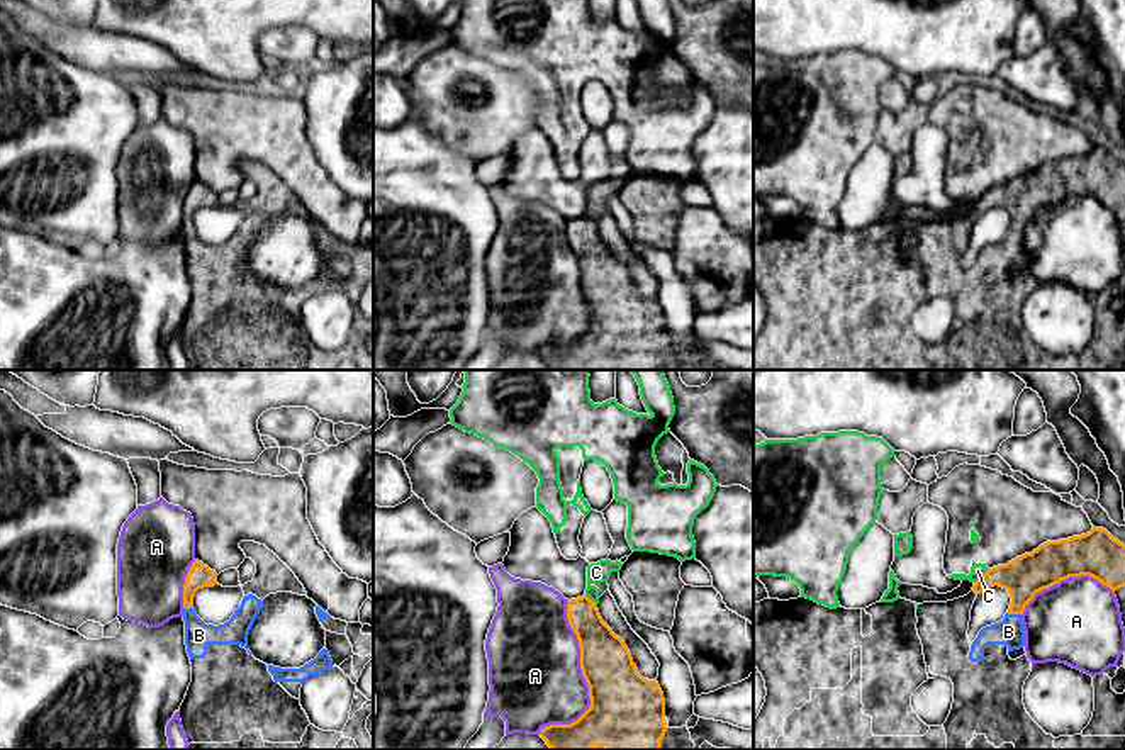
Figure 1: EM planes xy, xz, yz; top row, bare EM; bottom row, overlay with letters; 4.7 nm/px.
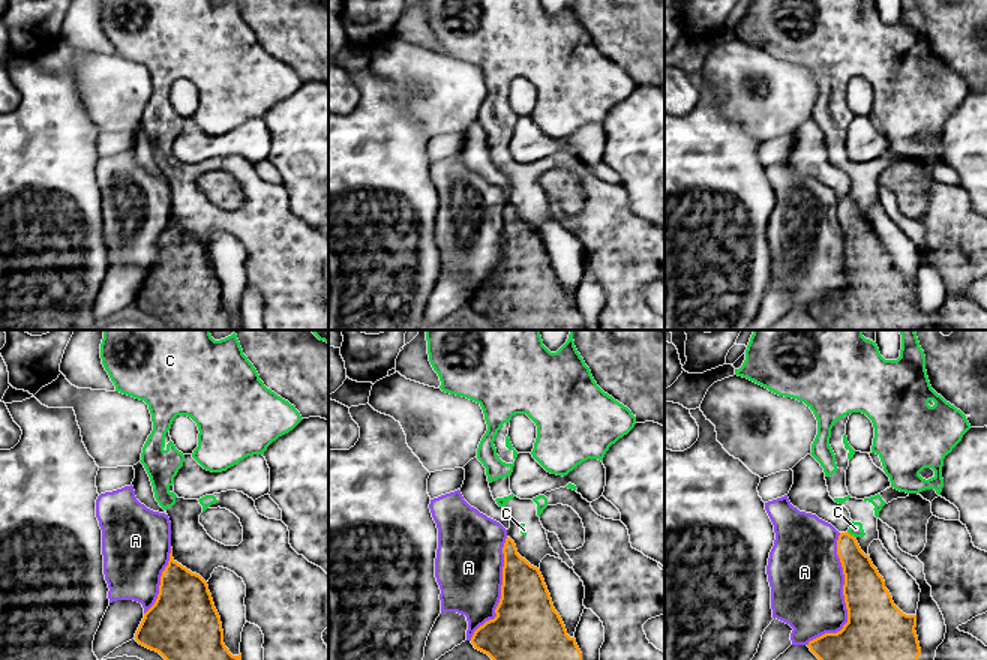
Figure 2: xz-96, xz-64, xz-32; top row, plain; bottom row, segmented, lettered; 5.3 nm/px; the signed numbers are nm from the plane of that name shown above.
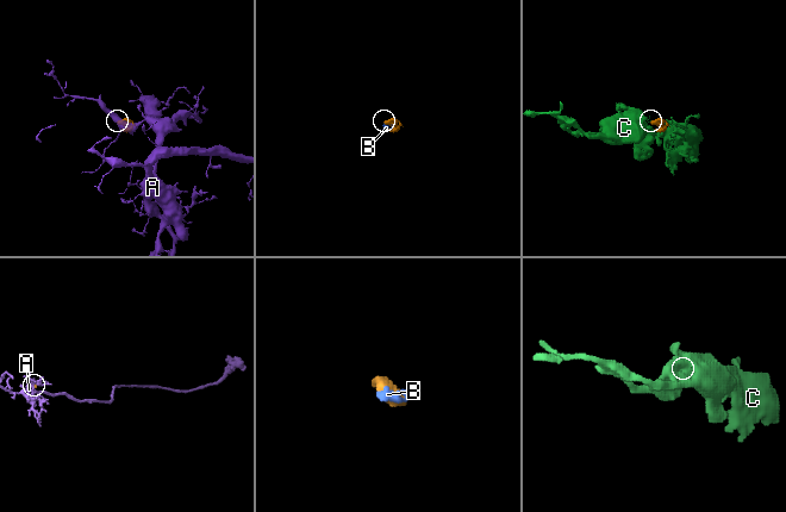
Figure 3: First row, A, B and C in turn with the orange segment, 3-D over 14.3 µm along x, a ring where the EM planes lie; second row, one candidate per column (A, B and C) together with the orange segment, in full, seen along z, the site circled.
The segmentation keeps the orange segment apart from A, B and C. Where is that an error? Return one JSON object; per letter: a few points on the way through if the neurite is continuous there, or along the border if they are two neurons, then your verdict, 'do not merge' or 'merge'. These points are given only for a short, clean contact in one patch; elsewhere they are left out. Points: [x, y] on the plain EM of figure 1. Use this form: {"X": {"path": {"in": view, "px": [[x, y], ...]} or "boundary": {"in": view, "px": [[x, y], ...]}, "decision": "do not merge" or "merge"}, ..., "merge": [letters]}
{"A": {"decision": "do not merge"}, "B": {"decision": "merge"}, "C": {"boundary": {"in": "yz", "px": [[988, 189], [974, 202]]}, "decision": "do not merge"}, "merge": ["B"]}

